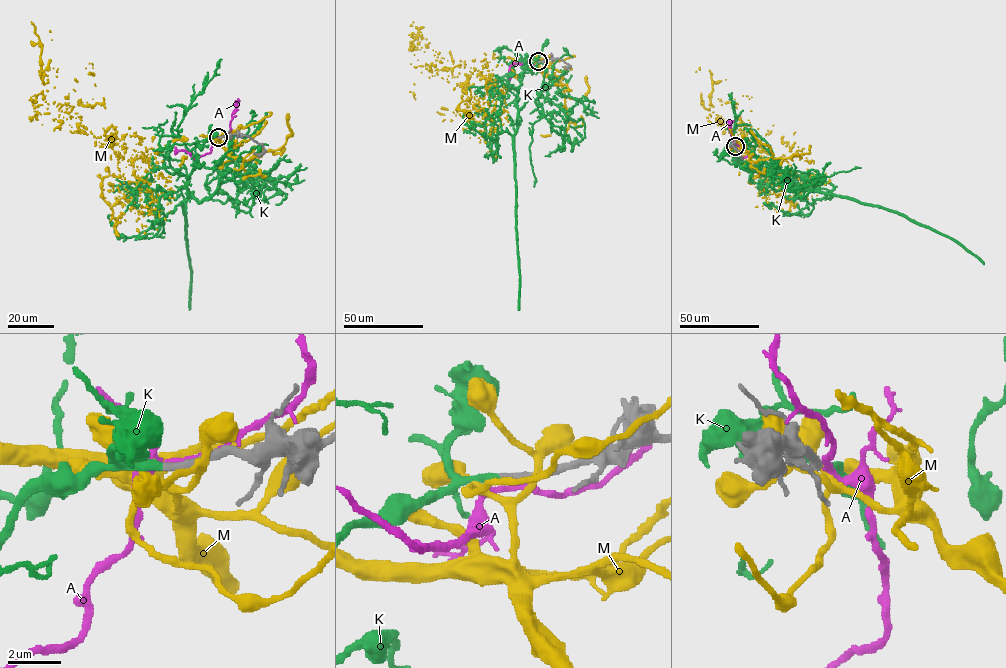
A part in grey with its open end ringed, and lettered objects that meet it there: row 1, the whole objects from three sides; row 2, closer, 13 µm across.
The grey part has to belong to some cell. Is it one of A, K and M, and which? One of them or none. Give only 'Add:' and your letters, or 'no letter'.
Add: K

